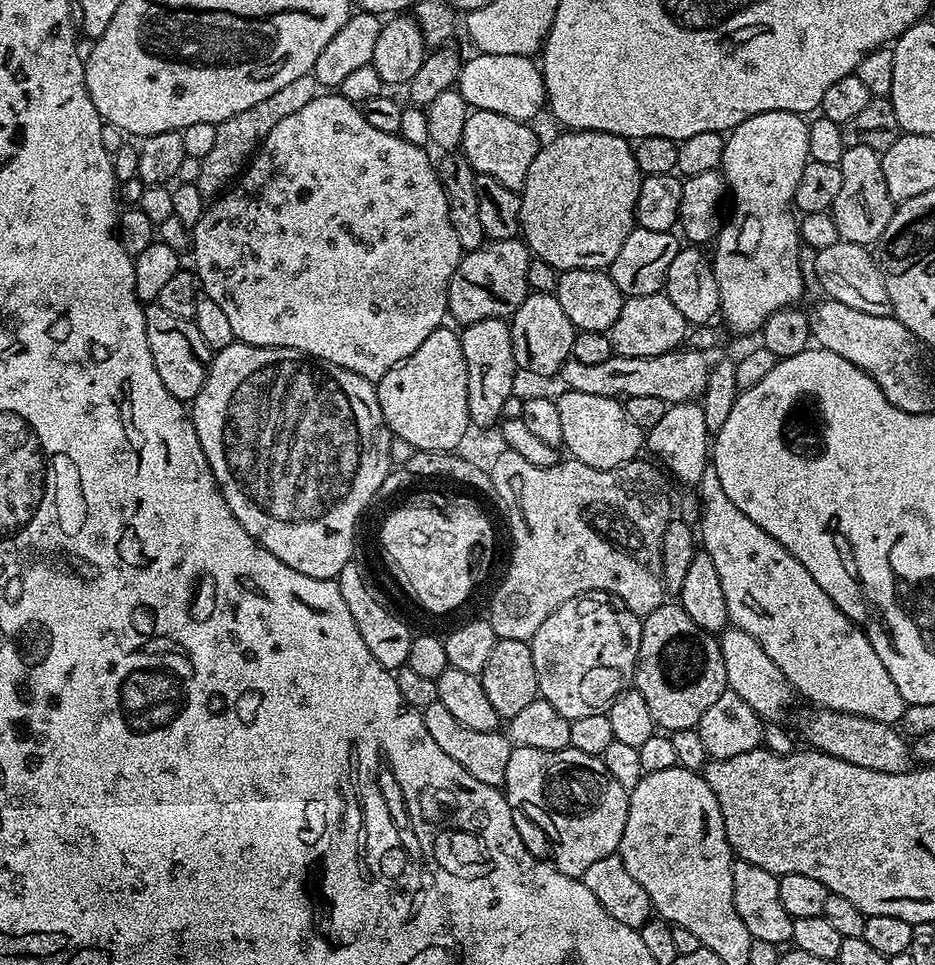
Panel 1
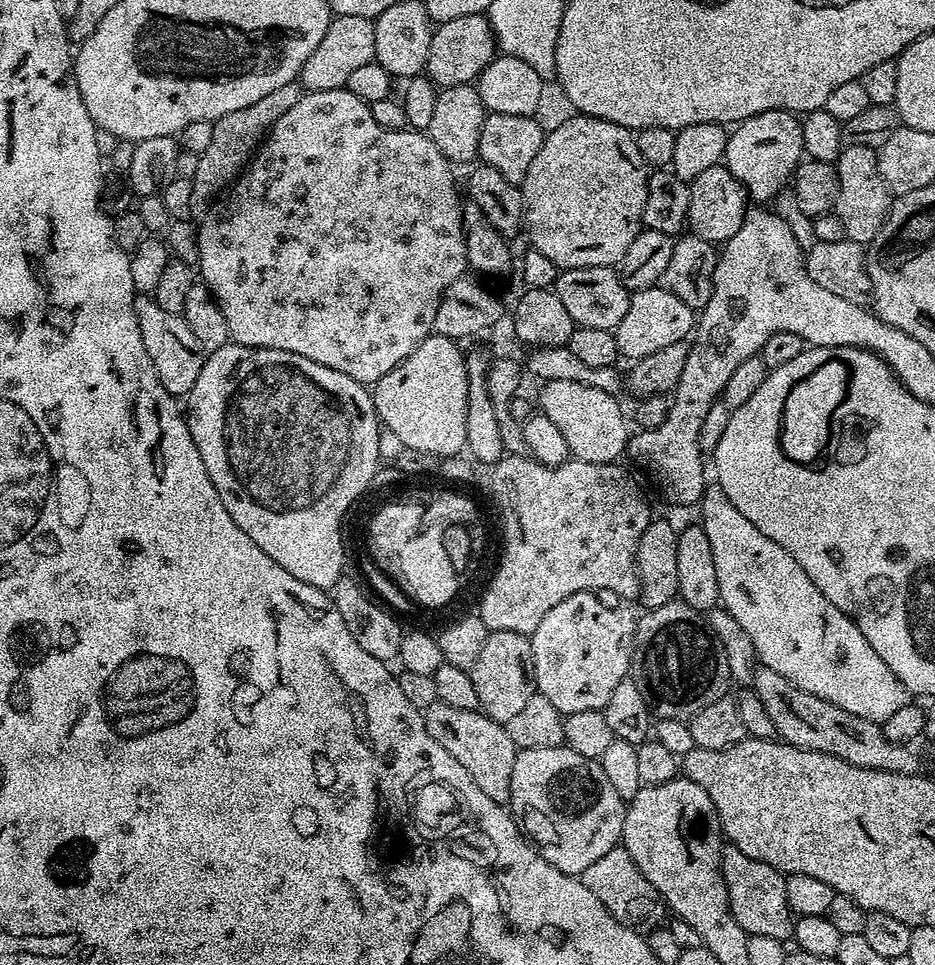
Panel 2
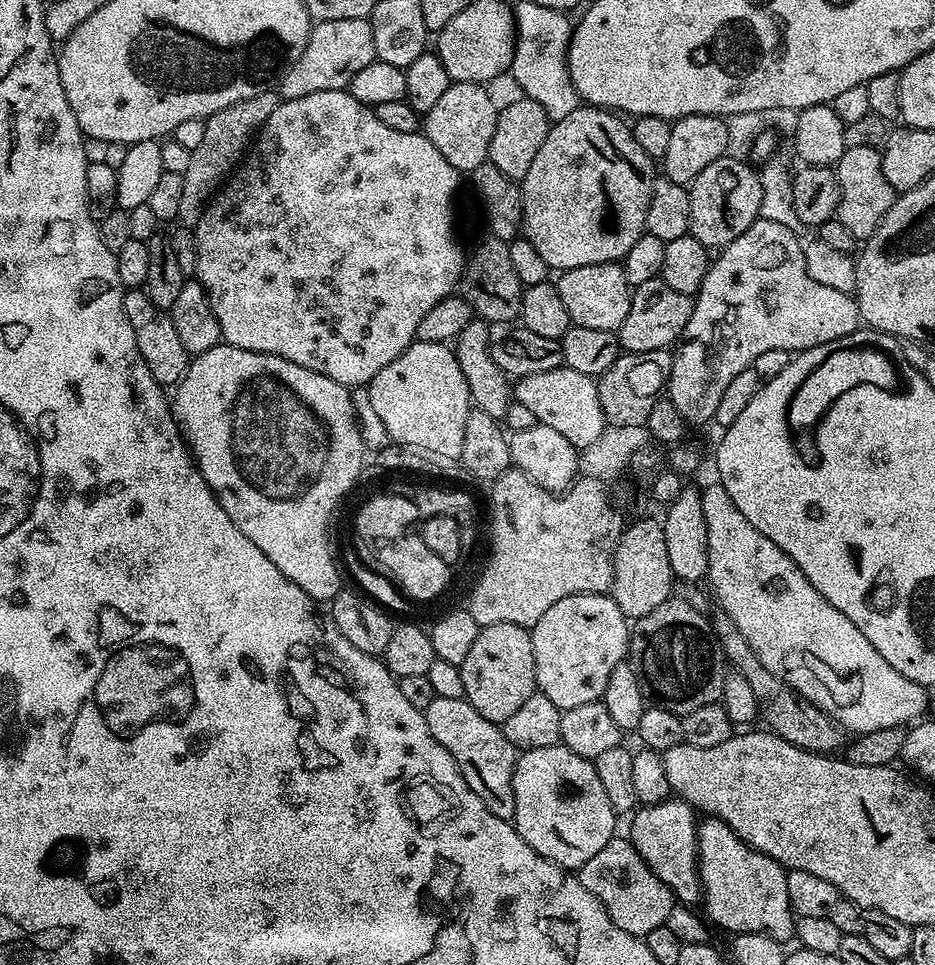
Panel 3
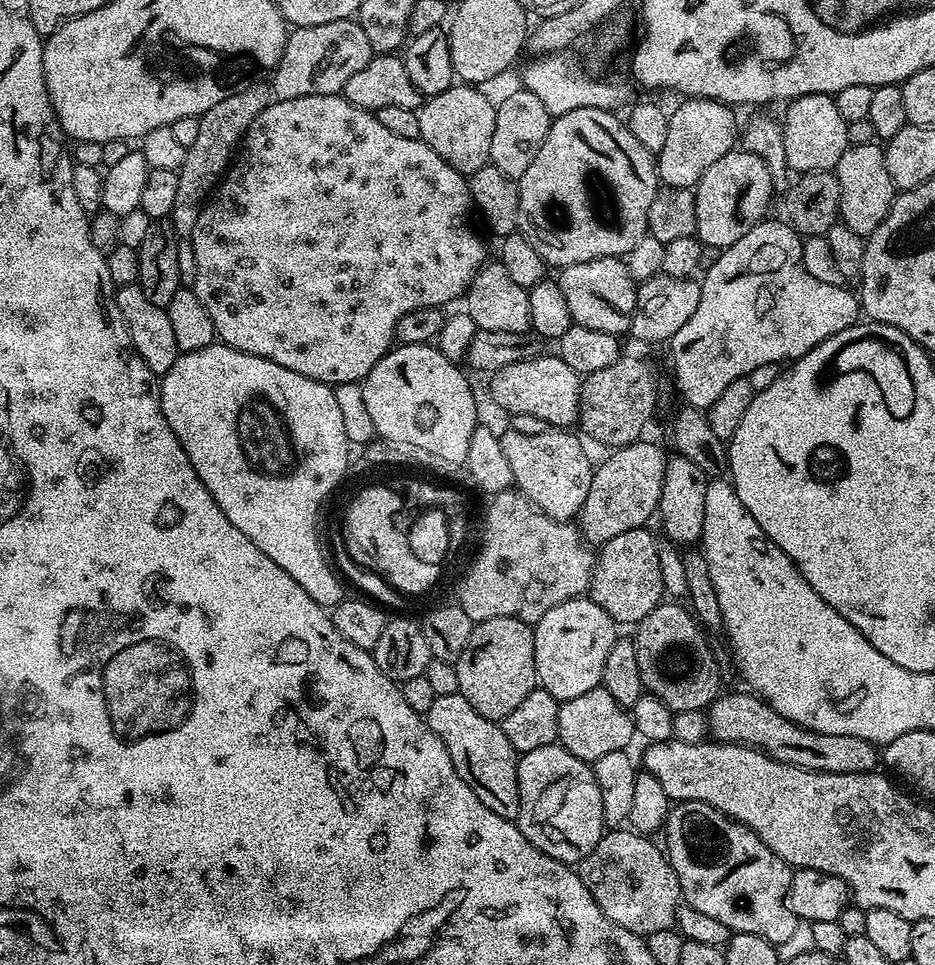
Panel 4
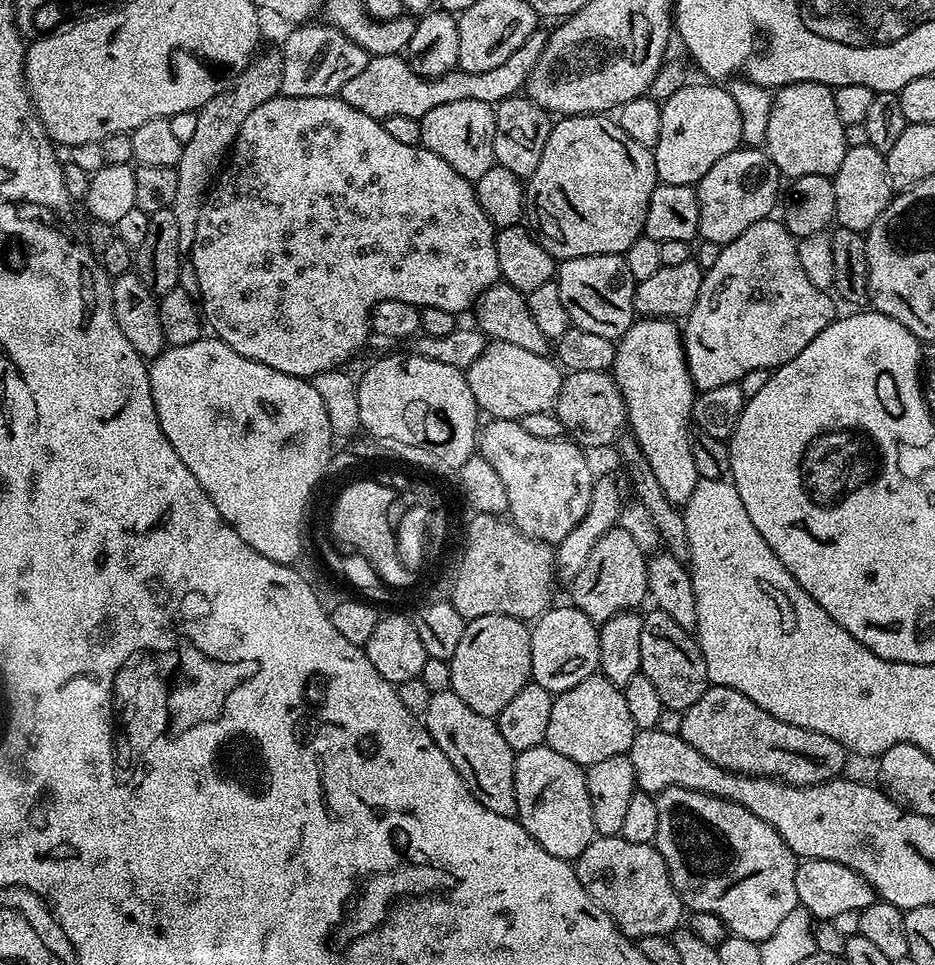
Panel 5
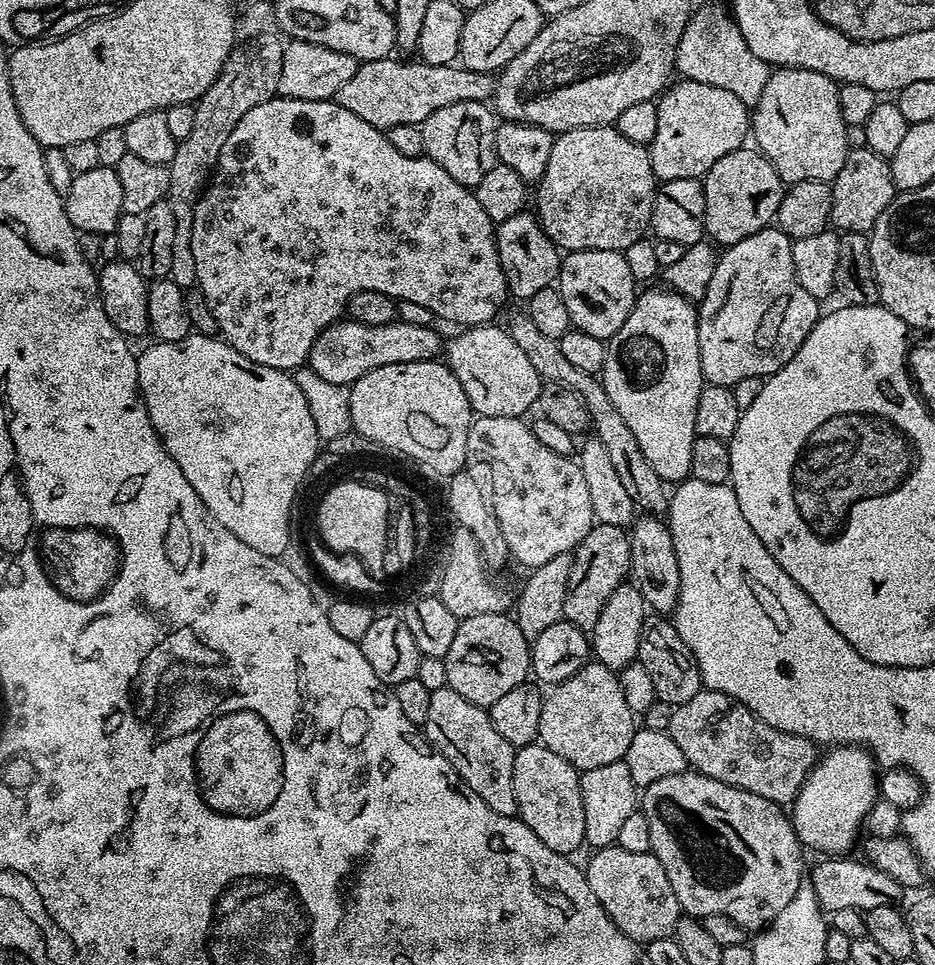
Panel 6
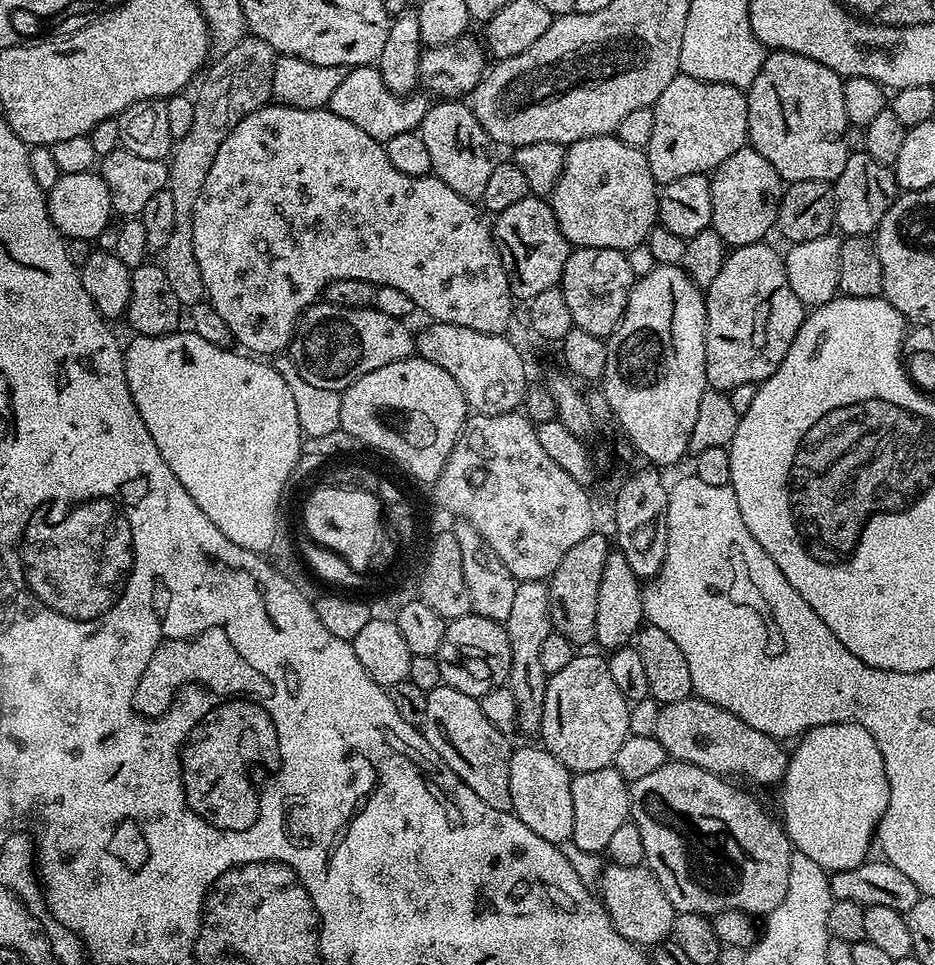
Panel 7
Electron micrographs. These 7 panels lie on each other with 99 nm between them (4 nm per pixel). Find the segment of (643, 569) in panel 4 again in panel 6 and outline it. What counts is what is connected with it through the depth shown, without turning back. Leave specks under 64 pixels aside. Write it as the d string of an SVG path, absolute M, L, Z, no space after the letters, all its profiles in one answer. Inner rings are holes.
M593 523L590 534L582 538L576 551L572 553L572 569L566 590L563 619L579 628L591 630L594 622L598 622L598 614L602 614L602 606L606 606L610 594L614 594L614 590L618 590L618 586L625 583L630 566L629 533L618 525Z

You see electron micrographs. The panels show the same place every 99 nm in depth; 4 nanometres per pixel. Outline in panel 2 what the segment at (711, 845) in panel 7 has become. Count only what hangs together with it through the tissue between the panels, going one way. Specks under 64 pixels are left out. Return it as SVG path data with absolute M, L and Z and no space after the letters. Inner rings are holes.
M728 846L723 849L720 857L720 869L728 891L730 910L744 932L749 936L766 935L780 941L791 937L793 917L786 902L784 876L777 868L772 868L766 862L758 862L742 854L742 850Z

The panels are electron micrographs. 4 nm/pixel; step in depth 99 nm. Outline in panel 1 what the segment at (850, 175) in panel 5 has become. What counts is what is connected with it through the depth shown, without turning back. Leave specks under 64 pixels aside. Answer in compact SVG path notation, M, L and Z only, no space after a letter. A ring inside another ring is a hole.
M870 146L844 149L839 163L842 186L838 189L838 198L834 198L830 211L834 226L838 226L840 238L846 242L875 245L886 226L890 226L894 202L890 198L890 190L886 190L886 178L882 174L880 158L881 153L870 150Z

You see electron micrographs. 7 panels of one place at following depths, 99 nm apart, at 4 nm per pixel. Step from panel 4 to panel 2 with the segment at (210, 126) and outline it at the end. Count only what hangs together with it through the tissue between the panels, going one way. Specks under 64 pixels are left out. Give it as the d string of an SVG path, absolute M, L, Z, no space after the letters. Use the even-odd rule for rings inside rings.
M293 82L286 86L281 86L279 90L274 90L274 94L266 94L262 102L254 102L254 106L246 106L243 110L234 110L234 114L226 114L214 122L214 135L210 141L210 146L200 155L198 170L190 177L192 189L190 190L191 215L199 218L208 211L209 204L217 199L235 181L241 172L245 171L246 165L251 161L255 151L260 147L265 136L298 102L302 95L302 89L299 83Z

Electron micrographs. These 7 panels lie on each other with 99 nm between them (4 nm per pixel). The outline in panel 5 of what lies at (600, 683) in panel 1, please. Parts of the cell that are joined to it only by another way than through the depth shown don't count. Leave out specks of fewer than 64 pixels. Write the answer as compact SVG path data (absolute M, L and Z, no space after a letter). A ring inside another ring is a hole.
M571 606L549 607L536 617L530 631L530 654L532 655L532 680L547 692L559 694L578 686L586 678L597 675L600 667L600 630L582 610Z

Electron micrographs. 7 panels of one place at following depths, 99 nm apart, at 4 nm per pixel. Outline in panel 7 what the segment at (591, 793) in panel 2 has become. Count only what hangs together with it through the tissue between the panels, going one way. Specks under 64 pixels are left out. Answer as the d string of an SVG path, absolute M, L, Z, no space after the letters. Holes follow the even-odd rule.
M543 746L517 747L510 758L510 798L512 811L523 824L530 826L538 838L557 846L572 839L572 799L570 786L573 773Z

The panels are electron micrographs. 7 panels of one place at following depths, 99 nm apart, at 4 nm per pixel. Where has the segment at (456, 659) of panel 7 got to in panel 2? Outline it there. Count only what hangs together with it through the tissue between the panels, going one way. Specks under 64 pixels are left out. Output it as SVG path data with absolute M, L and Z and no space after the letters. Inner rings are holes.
M489 632L486 646L482 646L478 658L474 658L474 666L470 671L474 682L474 691L478 694L479 711L505 726L510 722L510 718L515 718L524 709L526 701L537 691L532 641L522 632Z

